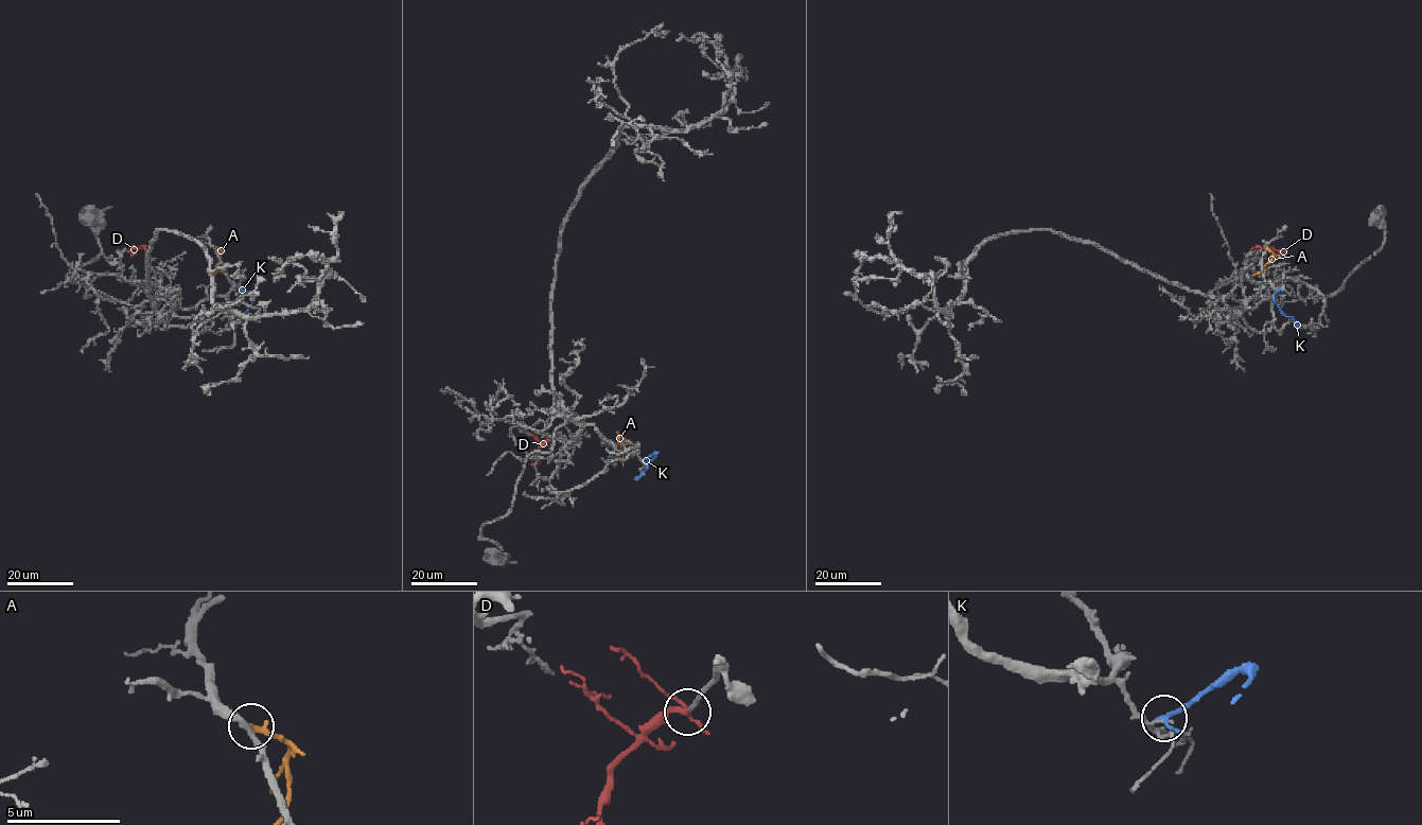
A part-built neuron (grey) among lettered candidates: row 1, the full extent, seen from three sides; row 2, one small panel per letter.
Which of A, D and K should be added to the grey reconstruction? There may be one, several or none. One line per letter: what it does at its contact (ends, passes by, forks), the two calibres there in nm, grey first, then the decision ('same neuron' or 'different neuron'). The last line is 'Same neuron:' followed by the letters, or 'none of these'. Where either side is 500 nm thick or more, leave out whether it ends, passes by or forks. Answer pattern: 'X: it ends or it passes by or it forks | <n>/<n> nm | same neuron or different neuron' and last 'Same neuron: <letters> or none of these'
A: it ends | 260/240 nm | different neuron
D: it forks | 190/180 nm | same neuron
K: it ends | 90/280 nm | different neuron
Same neuron: D

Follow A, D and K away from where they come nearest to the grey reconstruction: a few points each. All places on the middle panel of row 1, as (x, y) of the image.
A: (619, 445), (625, 451), (616, 432)
D: (549, 440), (539, 448), (536, 467)
K: (644, 459), (656, 454), (646, 471), (635, 478)

